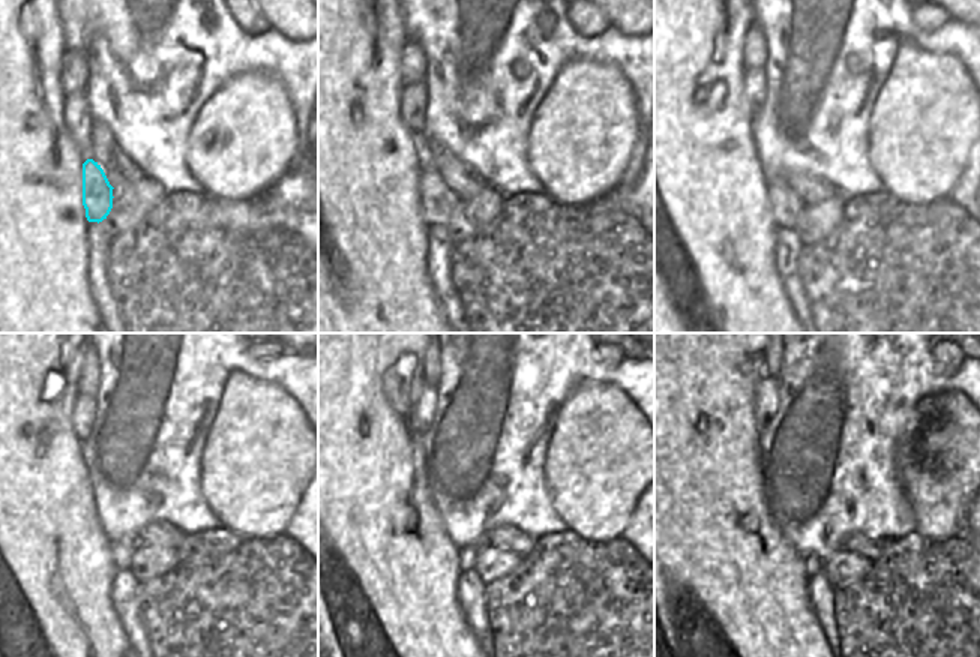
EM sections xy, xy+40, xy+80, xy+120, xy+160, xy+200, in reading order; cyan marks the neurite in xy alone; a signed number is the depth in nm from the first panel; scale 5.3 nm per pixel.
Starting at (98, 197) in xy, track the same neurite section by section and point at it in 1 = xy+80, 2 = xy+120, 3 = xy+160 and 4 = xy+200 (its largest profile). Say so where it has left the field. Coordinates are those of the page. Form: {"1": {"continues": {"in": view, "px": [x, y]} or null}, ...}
{"1": {"continues": {"in": "xy+80", "px": [785, 206]}}, "2": {"continues": {"in": "xy+120", "px": [122, 552]}}, "3": {"continues": {"in": "xy+160", "px": [467, 555]}}, "4": {"continues": {"in": "xy+200", "px": [814, 564]}}}

